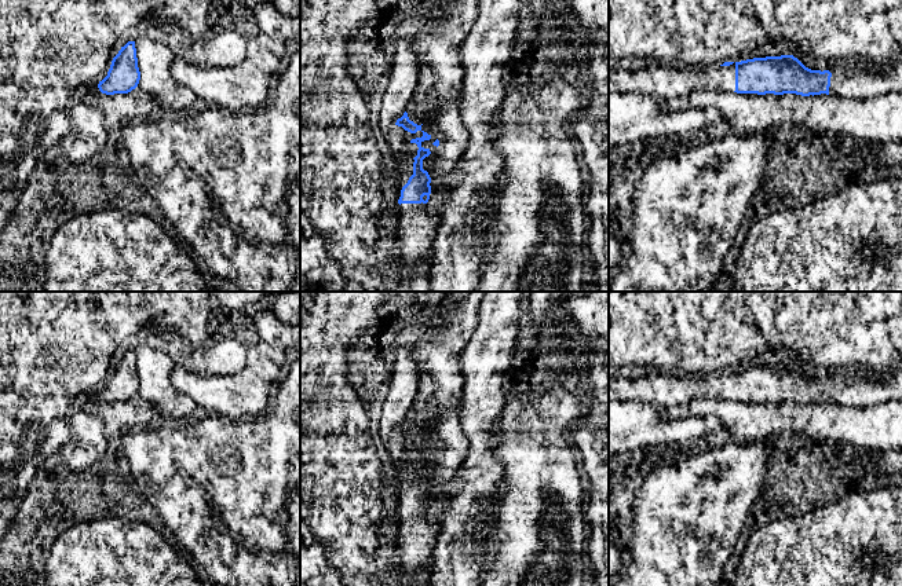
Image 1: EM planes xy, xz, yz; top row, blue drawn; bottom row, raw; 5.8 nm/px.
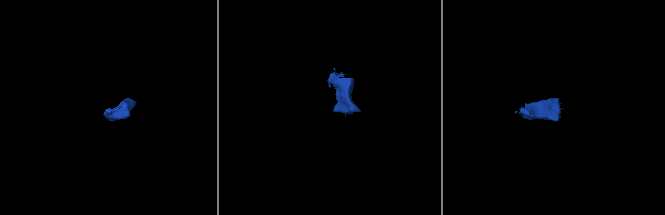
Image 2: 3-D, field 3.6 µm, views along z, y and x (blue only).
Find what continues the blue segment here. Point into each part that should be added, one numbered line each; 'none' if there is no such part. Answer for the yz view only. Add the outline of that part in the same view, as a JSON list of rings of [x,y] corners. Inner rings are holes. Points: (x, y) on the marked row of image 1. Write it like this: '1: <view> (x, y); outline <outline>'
1: yz (846, 81); outline [[[902,63],[883,72],[859,72],[852,67],[832,66],[829,95],[872,99],[890,92],[902,92]]]
2: yz (664, 83); outline [[[735,62],[715,67],[667,67],[651,63],[633,72],[622,69],[609,72],[609,92],[672,99],[701,91],[734,92]]]

